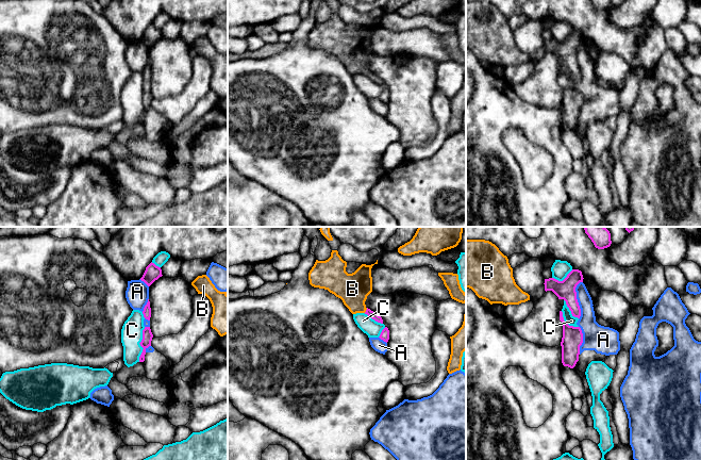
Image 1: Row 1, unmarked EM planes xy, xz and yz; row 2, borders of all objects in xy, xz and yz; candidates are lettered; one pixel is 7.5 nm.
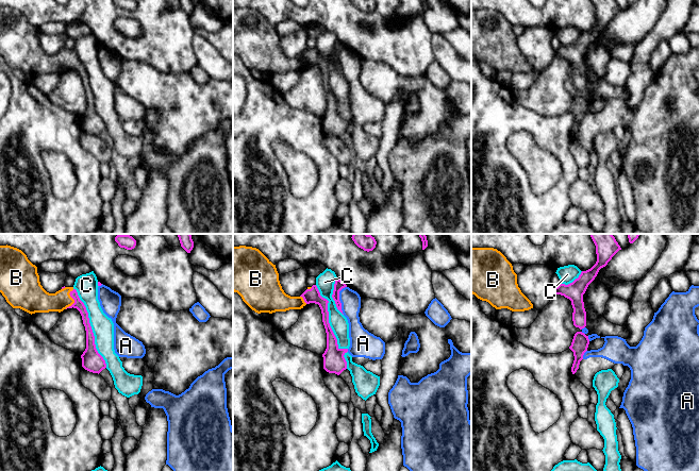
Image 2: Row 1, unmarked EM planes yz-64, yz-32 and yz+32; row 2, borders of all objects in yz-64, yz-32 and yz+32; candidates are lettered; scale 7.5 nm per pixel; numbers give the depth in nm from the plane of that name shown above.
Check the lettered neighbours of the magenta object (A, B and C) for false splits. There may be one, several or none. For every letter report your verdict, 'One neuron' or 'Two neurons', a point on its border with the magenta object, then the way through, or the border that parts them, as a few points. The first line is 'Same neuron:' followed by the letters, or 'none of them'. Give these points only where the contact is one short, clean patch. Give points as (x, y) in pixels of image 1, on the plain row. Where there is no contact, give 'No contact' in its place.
Same neuron: B
A: Two neurons. Touches magenta at yz (577, 61)
B: One neuron. Touches magenta at xz (366, 71). Path across: xz (370, 75), (366, 71), (354, 61), (352, 50)
C: Two neurons. Touches magenta at xy (139, 104)

